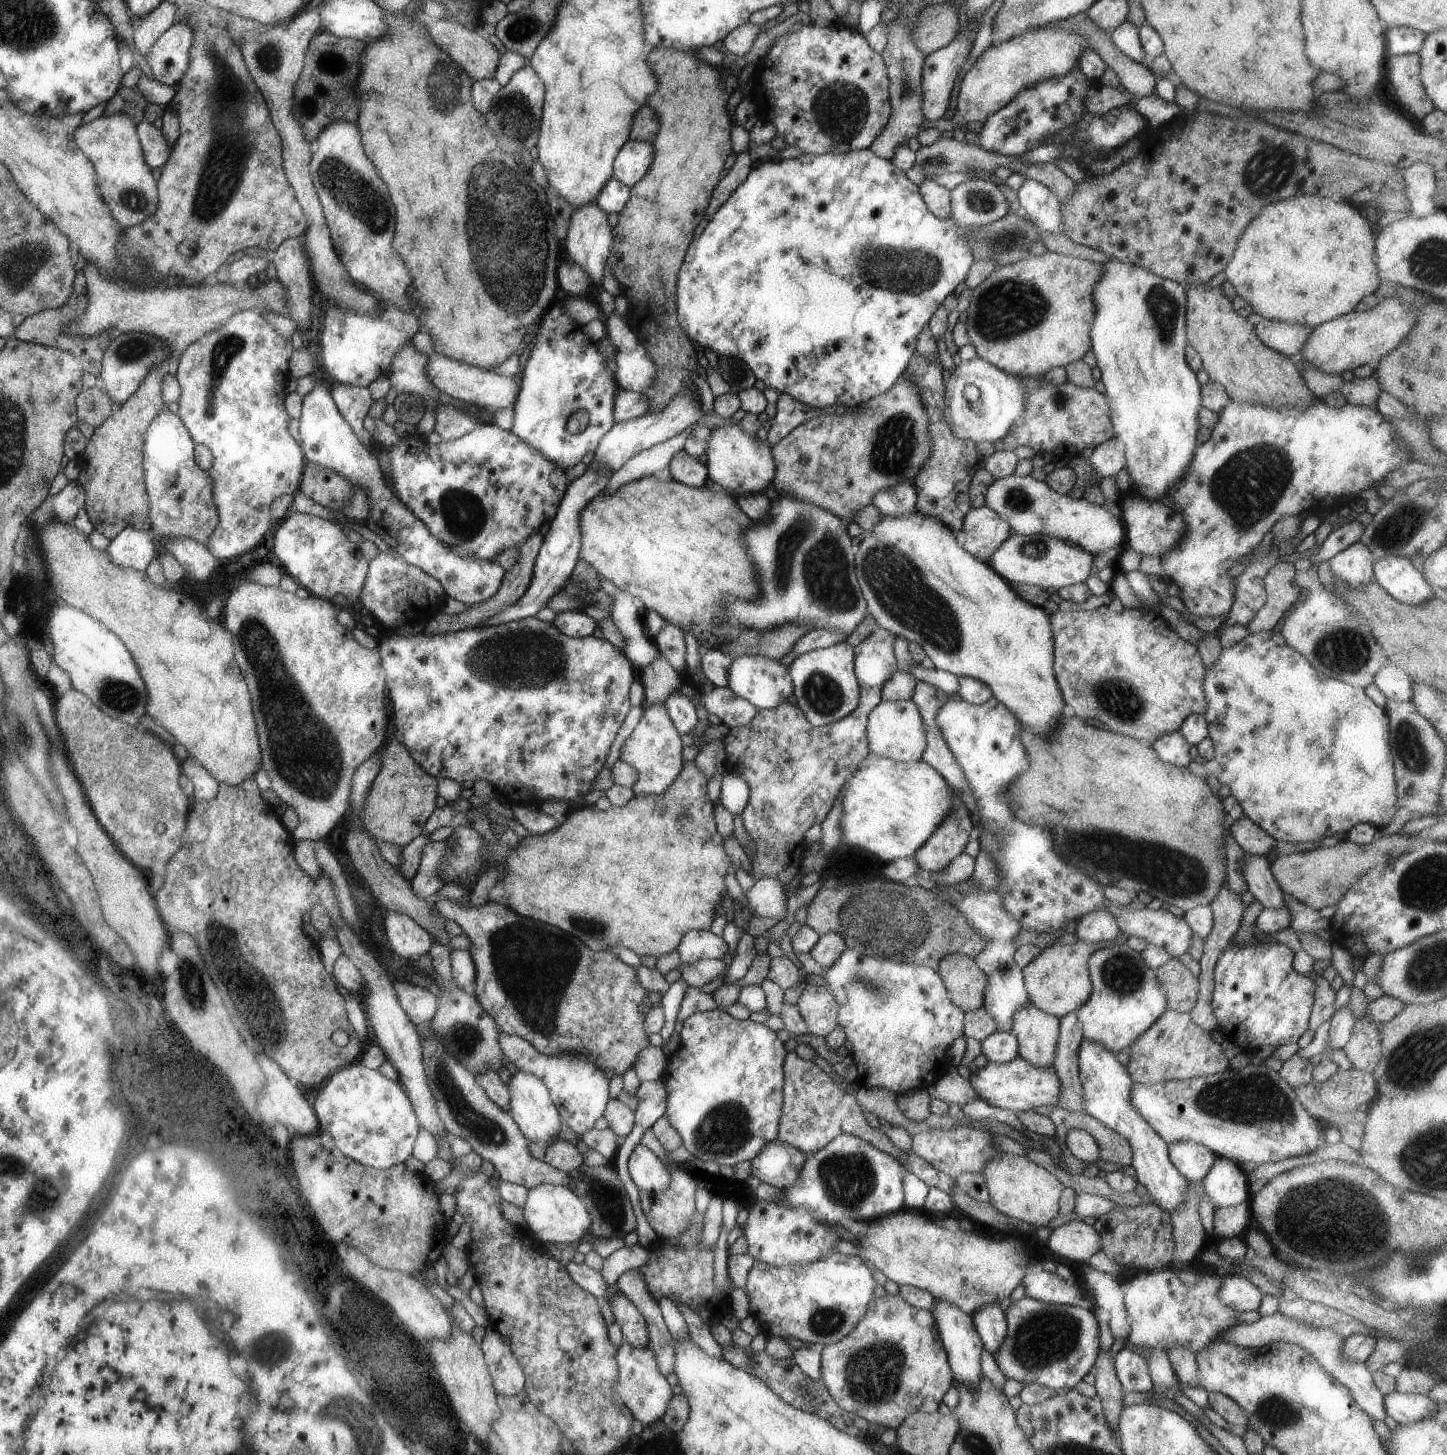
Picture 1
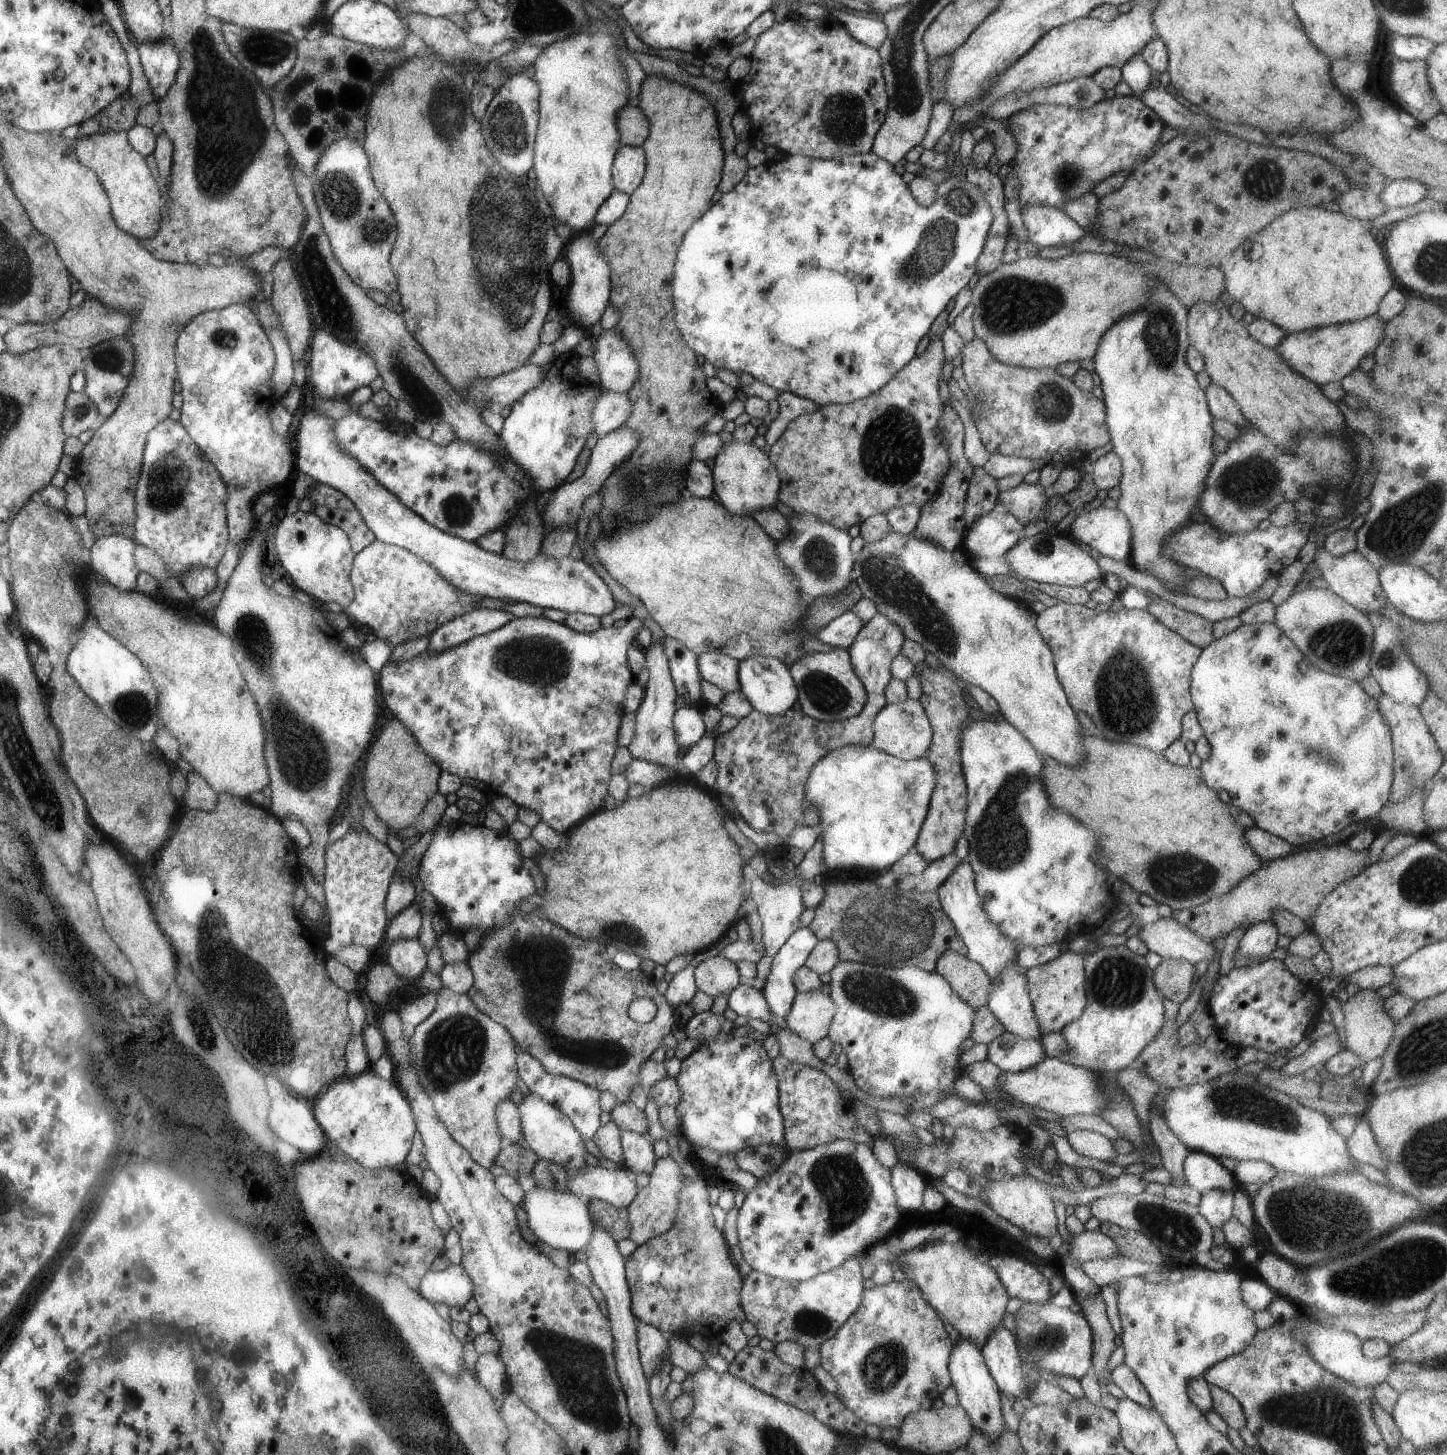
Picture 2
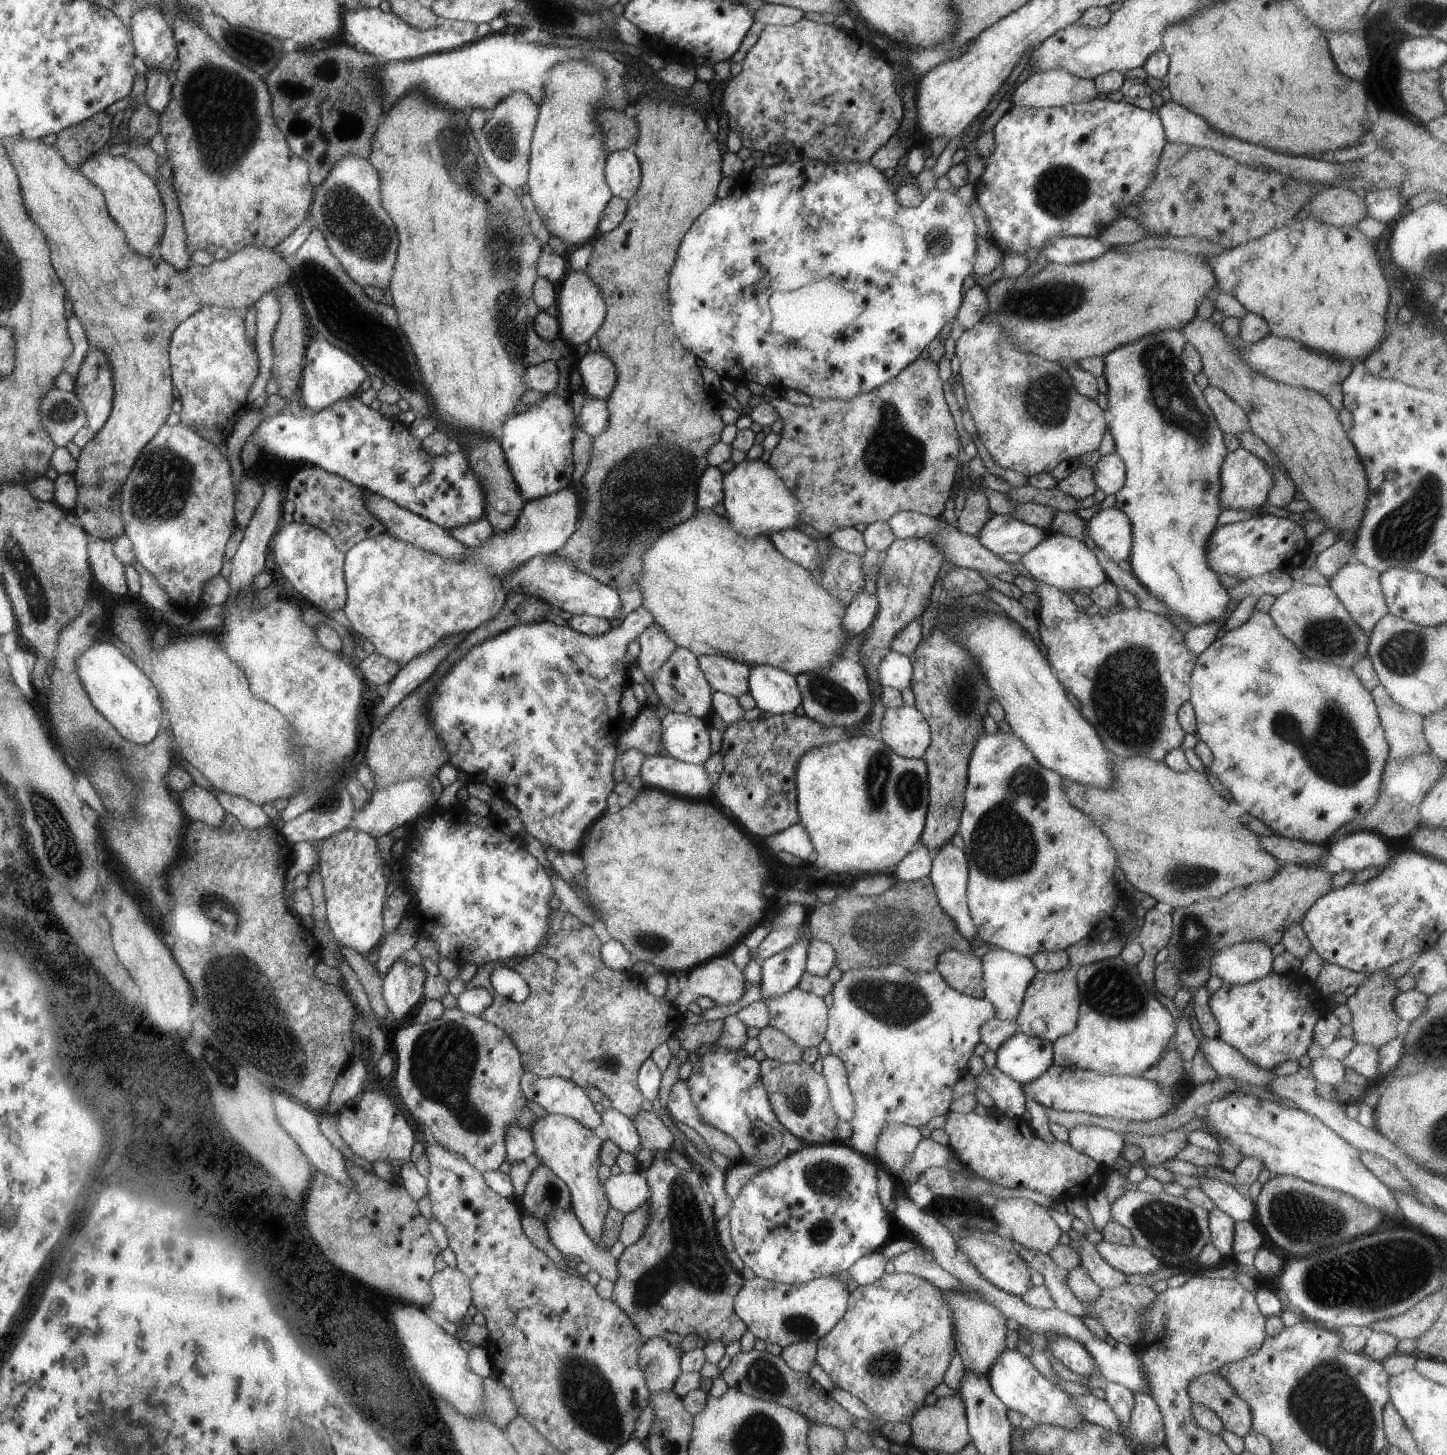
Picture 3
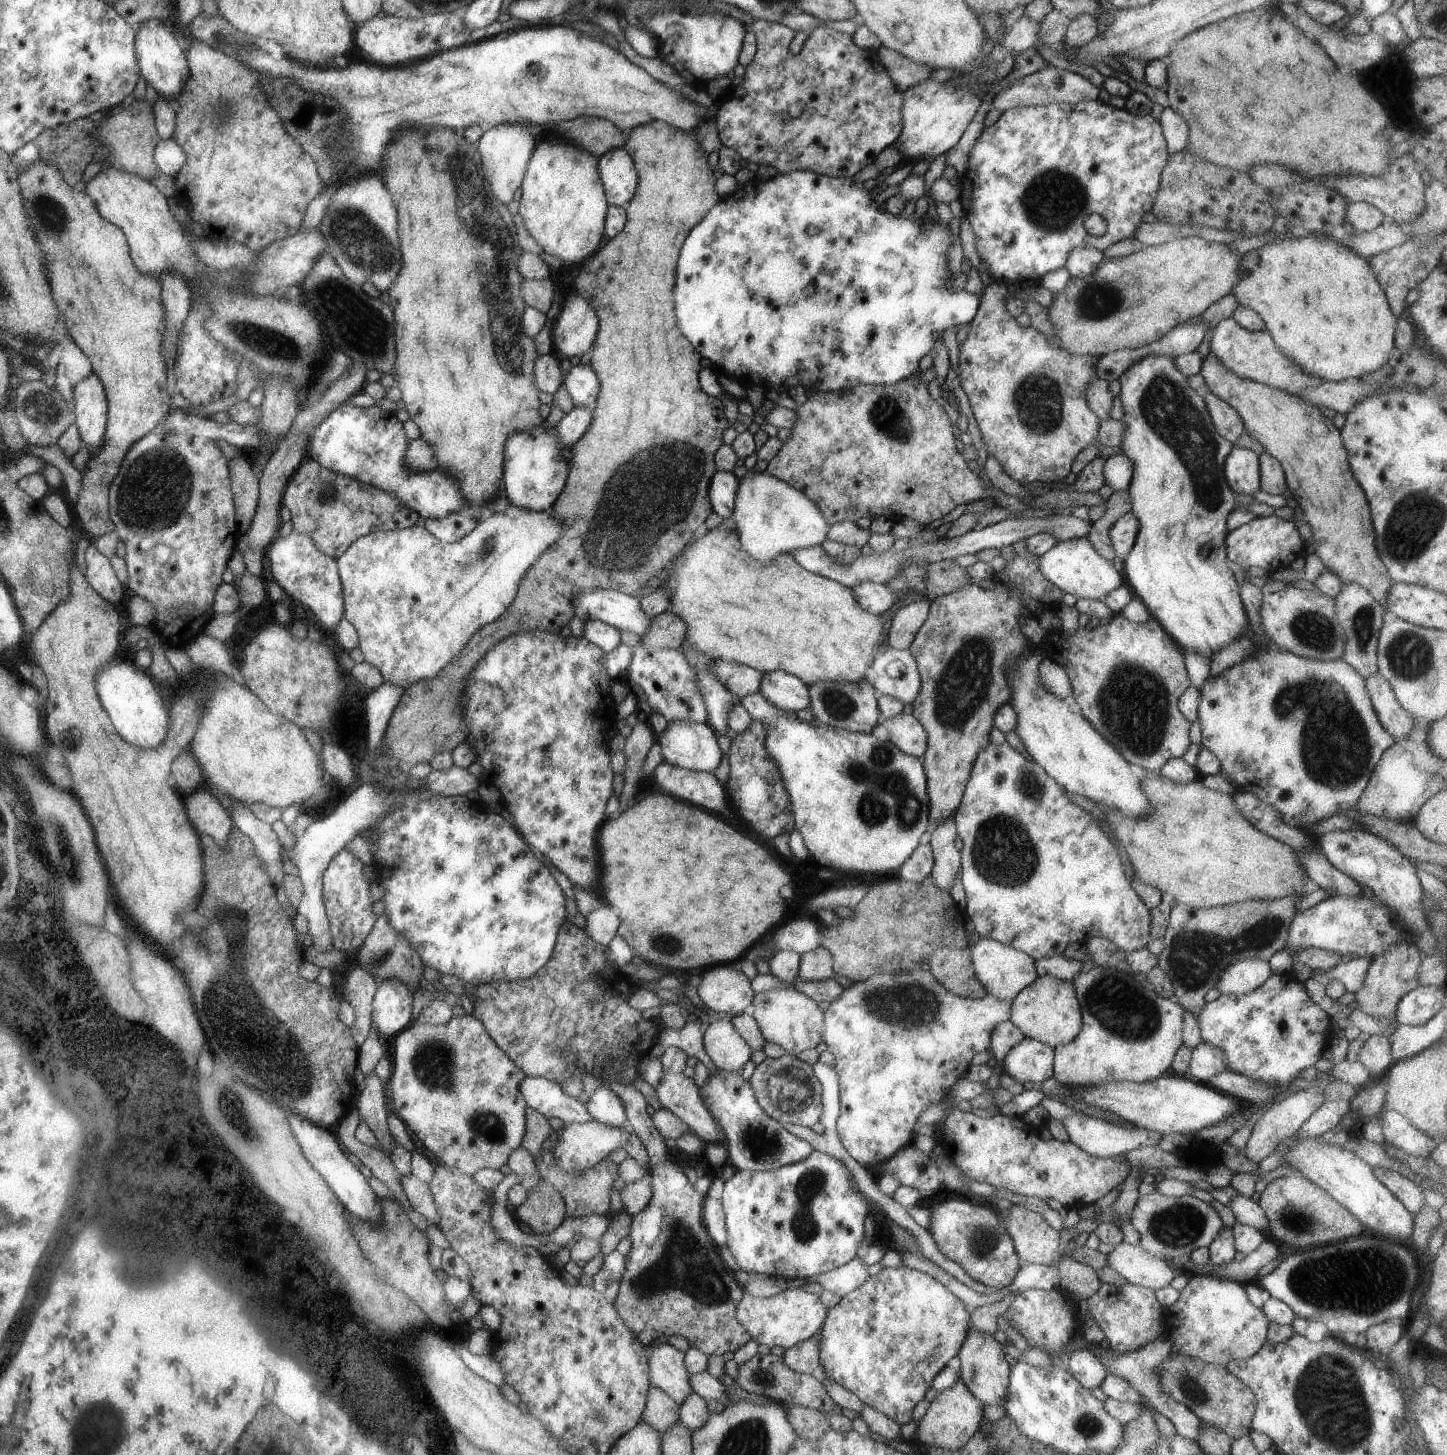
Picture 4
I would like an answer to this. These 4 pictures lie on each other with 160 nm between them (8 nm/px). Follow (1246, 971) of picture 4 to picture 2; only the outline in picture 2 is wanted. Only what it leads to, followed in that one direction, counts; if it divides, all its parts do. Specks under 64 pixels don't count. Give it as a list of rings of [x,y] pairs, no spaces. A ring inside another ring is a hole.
[[[1173,916],[1160,917],[1156,922],[1143,924],[1137,935],[1149,951],[1163,959],[1182,959],[1196,965],[1201,960],[1211,962],[1214,958],[1216,946],[1202,940]],[[1260,921],[1251,924],[1240,939],[1238,953],[1242,956],[1261,958],[1266,960],[1266,955],[1277,948],[1279,930],[1274,921]]]

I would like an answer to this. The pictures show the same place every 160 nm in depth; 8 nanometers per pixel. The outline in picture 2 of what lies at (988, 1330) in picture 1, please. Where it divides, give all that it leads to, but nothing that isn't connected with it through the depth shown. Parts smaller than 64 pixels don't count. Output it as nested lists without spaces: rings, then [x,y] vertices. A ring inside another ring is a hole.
[[[1003,1325],[992,1331],[981,1346],[986,1366],[998,1385],[1000,1392],[1012,1400],[1025,1402],[1027,1394],[1034,1388],[1026,1386],[1023,1377],[1023,1362],[1019,1357],[1015,1334]]]

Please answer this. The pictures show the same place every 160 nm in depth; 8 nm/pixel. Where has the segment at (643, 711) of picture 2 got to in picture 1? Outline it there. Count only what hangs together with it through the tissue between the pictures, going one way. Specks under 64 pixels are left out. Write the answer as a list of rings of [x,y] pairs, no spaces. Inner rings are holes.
[[[655,704],[643,712],[629,739],[621,748],[619,759],[638,771],[638,780],[631,786],[635,795],[661,795],[678,776],[683,765],[682,735],[672,724],[666,707]]]

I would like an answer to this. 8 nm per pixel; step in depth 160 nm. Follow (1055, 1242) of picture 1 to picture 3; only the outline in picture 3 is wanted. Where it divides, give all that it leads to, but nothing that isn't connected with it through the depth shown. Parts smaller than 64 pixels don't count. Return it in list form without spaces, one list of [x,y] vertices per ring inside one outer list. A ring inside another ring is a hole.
[[[1102,1239],[1095,1248],[1112,1268],[1125,1275],[1150,1274],[1164,1265],[1149,1250],[1136,1246],[1125,1247]]]

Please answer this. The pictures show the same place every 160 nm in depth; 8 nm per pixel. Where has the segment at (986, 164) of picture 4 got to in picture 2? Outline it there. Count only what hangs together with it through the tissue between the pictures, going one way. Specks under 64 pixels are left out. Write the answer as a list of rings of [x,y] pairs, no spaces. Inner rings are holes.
[[[1134,94],[1105,99],[1089,109],[1070,105],[1034,105],[1014,113],[1006,120],[1006,128],[1018,141],[1018,153],[1013,160],[1018,164],[1020,210],[1034,203],[1059,207],[1067,200],[1092,192],[1097,184],[1113,174],[1126,172],[1128,176],[1141,166],[1138,160],[1146,154],[1152,156],[1150,150],[1160,138],[1163,127],[1162,119]]]

